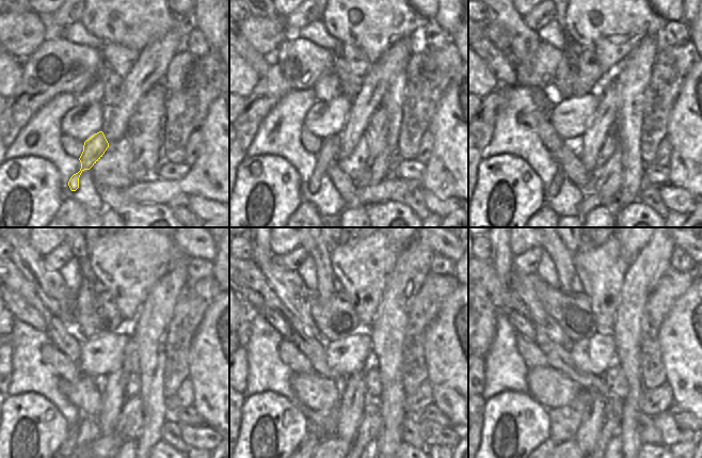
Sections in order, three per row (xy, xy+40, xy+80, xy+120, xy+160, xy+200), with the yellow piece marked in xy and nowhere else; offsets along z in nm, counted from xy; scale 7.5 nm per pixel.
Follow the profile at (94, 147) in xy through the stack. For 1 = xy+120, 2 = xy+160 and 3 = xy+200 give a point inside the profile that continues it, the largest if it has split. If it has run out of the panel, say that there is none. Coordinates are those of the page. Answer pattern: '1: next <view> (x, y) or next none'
1: next xy+120 (68, 444)
2: next xy+160 (309, 442)
3: next xy+200 (547, 444)

